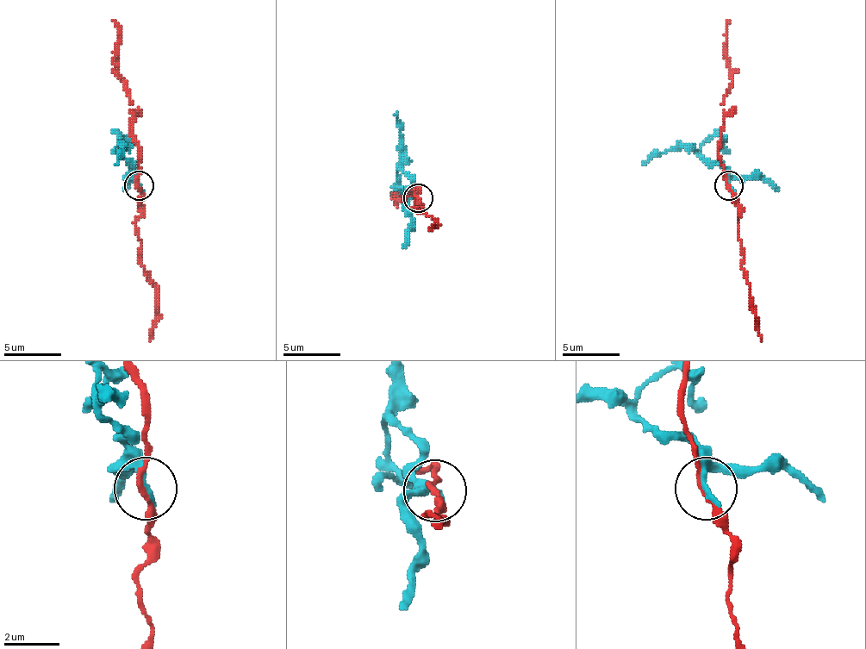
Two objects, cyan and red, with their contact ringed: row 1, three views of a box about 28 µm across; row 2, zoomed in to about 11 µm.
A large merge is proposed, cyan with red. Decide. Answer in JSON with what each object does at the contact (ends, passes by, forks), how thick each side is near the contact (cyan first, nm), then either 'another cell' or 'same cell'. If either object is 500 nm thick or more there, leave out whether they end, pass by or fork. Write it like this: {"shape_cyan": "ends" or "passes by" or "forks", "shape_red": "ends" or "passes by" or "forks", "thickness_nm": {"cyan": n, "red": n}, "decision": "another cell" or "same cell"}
{"shape_cyan": "ends", "shape_red": "passes by", "thickness_nm": {"cyan": 240, "red": 190}, "decision": "another cell"}

